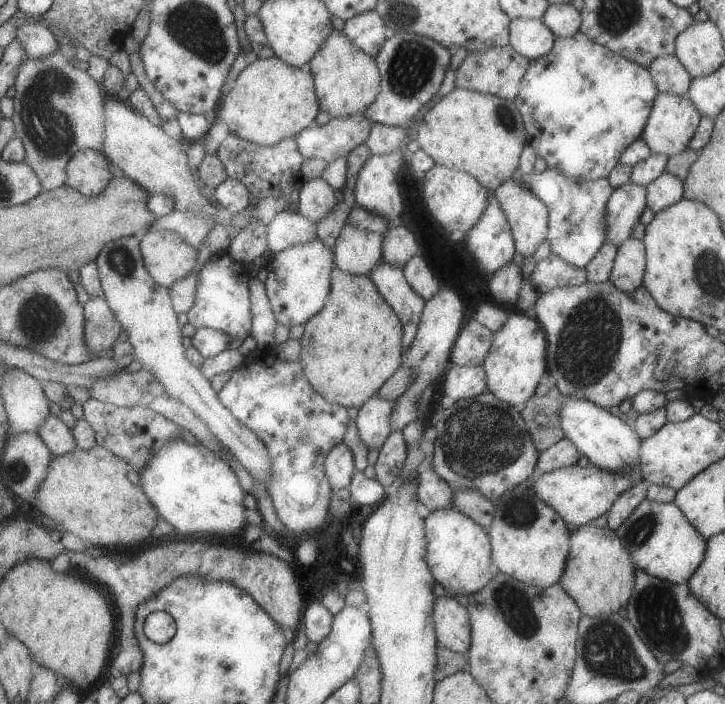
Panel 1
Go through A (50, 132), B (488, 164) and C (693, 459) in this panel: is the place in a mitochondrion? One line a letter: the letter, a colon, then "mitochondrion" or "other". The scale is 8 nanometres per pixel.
A: mitochondrion
B: other
C: other

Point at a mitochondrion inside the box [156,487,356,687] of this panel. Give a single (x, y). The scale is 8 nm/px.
(206, 624)

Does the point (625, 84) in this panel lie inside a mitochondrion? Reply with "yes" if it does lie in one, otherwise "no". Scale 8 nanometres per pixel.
no

